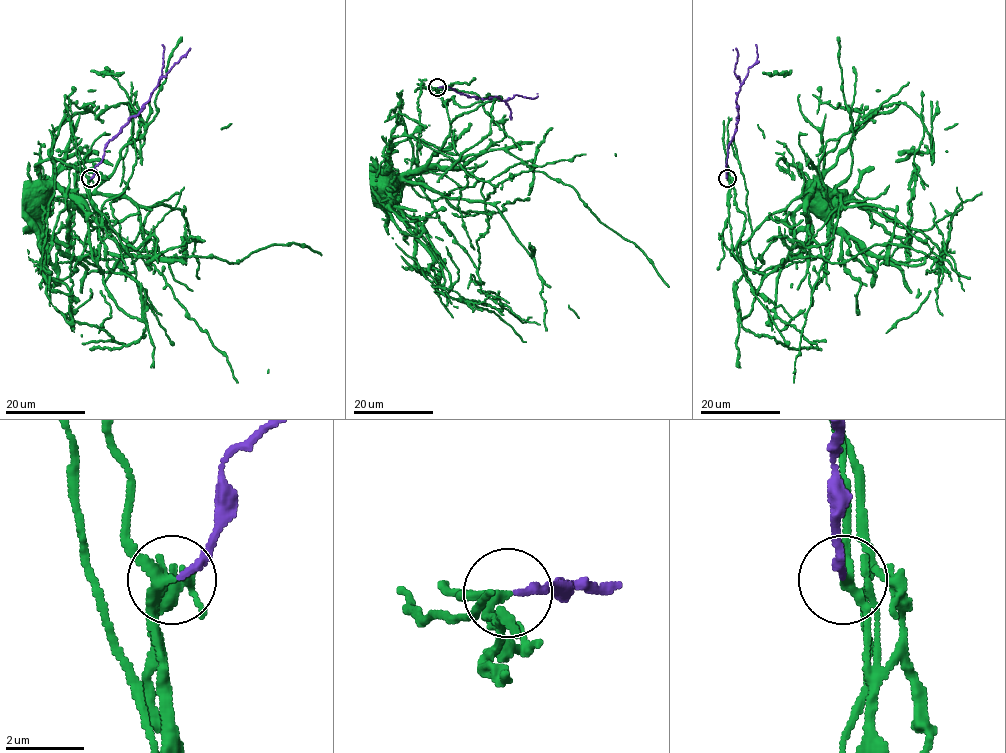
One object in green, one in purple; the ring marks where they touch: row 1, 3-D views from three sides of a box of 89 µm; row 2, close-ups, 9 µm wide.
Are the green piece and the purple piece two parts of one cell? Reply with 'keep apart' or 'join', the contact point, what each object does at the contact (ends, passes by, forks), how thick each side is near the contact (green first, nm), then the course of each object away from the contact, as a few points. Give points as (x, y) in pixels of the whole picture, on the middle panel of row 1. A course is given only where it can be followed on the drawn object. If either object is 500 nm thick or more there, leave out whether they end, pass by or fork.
keep apart; place (437, 87); green forks; purple ends; calibres 200 and 170 nm; course green (437, 87), (443, 106), (451, 97), (462, 107), (488, 101), (458, 115), (435, 154), (393, 190), (377, 180); course purple (437, 87), (449, 87), (469, 97), (495, 96), (501, 101), (514, 95), (535, 98), (538, 93)

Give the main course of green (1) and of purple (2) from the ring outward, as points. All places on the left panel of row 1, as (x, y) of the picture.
1: (90, 179), (106, 265), (141, 288), (141, 319), (111, 296), (93, 259), (88, 215), (56, 186), (30, 200)
2: (90, 179), (102, 160), (105, 145), (138, 114), (158, 82), (190, 50)

